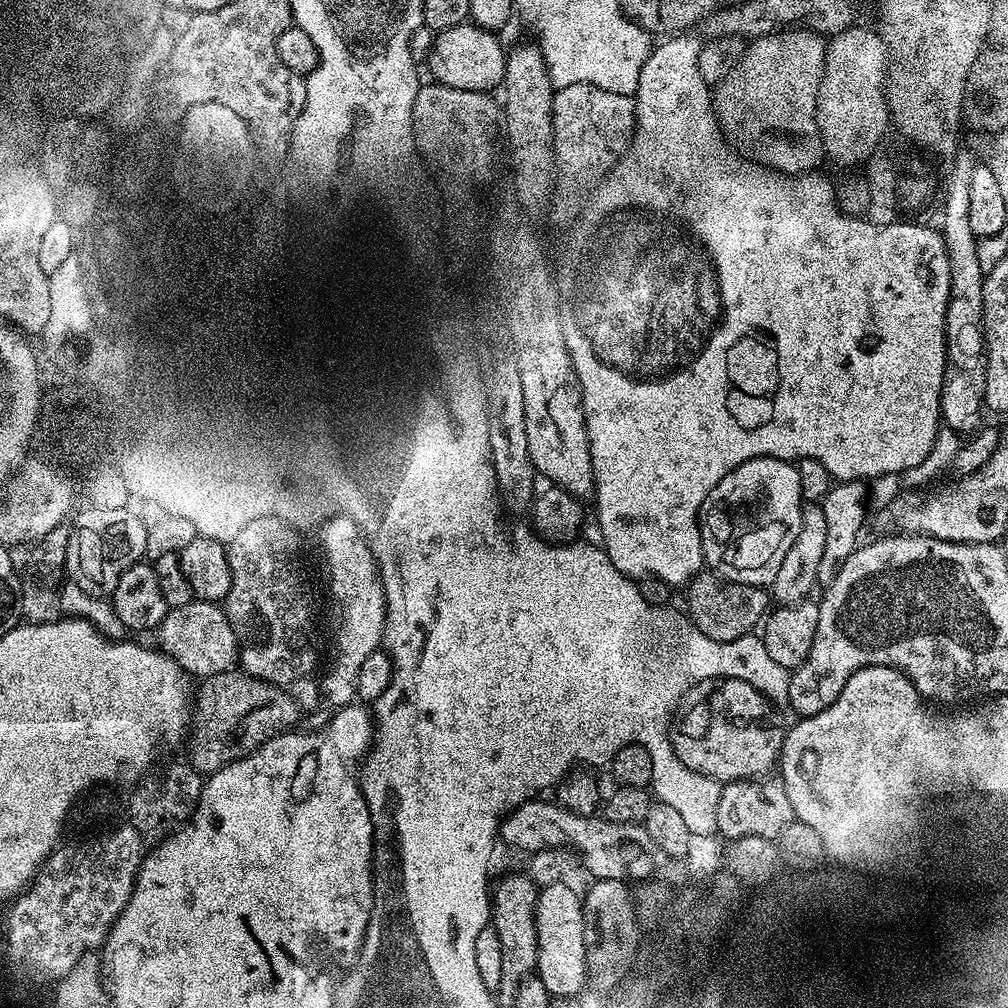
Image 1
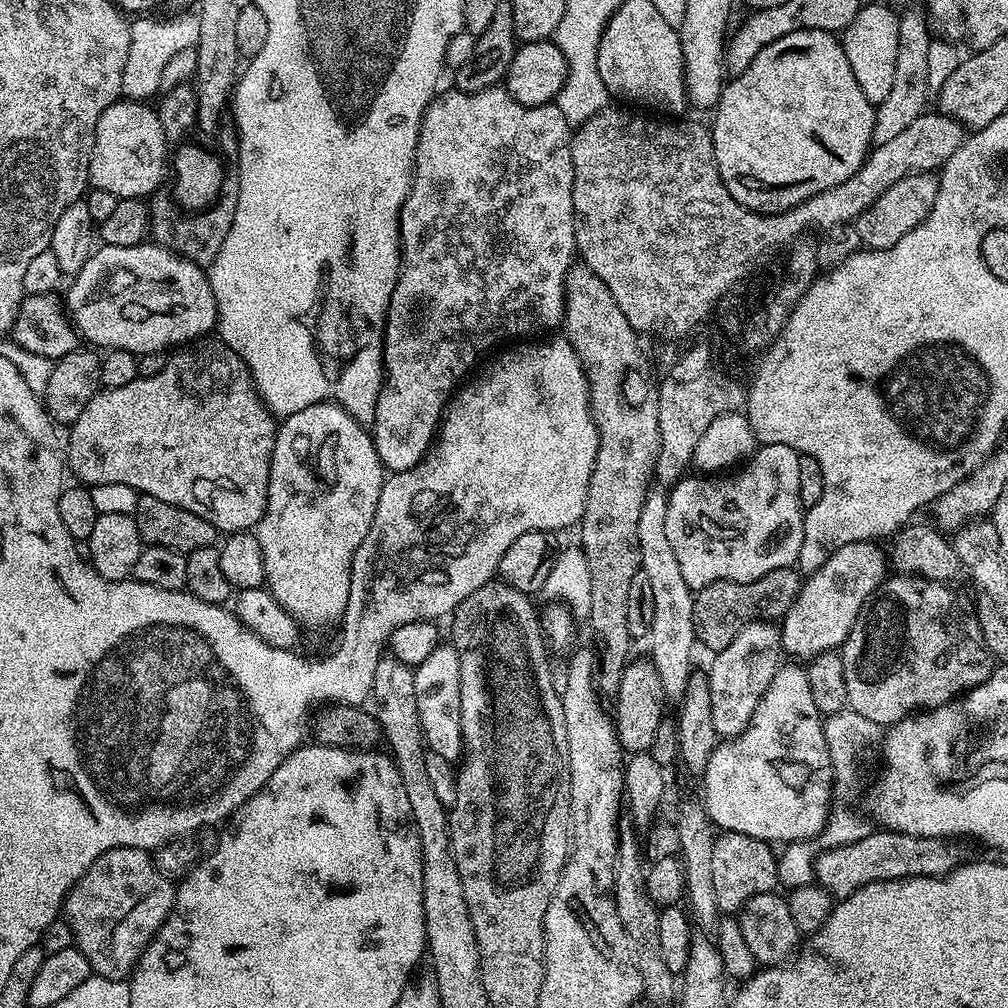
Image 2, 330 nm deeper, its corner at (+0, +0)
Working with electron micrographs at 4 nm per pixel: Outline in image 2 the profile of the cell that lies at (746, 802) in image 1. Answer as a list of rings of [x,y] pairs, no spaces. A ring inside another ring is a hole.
[[[724,832],[714,842],[714,898],[721,913],[736,914],[754,894],[771,892],[777,887],[777,853],[766,840],[750,838],[750,834]]]

